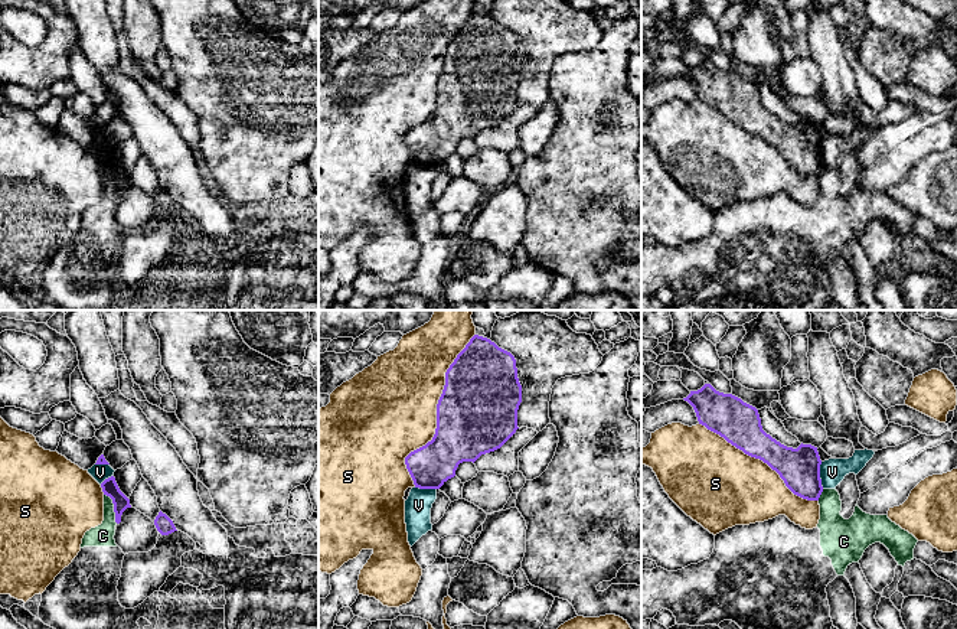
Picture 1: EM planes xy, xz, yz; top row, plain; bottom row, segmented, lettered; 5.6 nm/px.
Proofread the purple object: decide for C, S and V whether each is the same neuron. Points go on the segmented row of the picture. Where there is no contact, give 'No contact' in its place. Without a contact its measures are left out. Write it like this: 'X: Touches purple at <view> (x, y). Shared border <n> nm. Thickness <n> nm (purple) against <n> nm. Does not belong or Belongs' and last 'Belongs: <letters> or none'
C: Touches purple at xy (114, 508). Shared border 180 nm. Thickness 90 nm (purple) against 130 nm. Does not belong
S: Touches purple at xz (437, 413). Shared border 900 nm. Thickness 440 nm (purple) against 500 nm. Does not belong
V: Touches purple at yz (819, 475). Shared border 150 nm. Thickness 220 nm (purple) against 140 nm. Does not belong
Belongs: none

